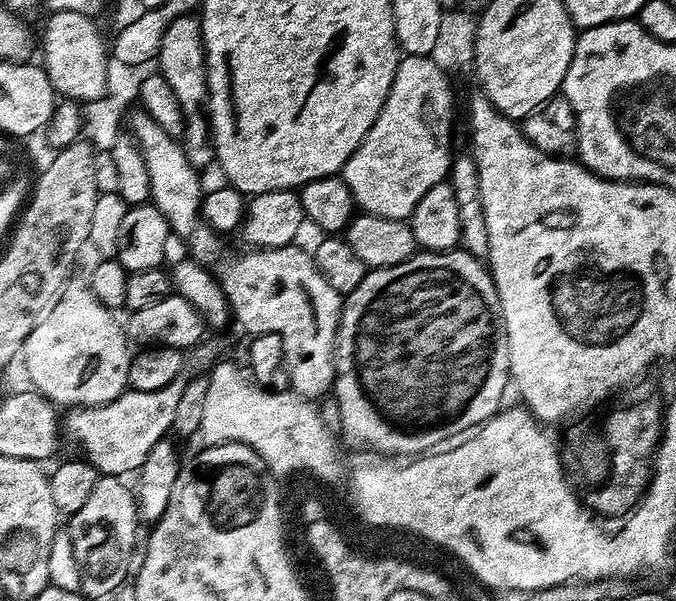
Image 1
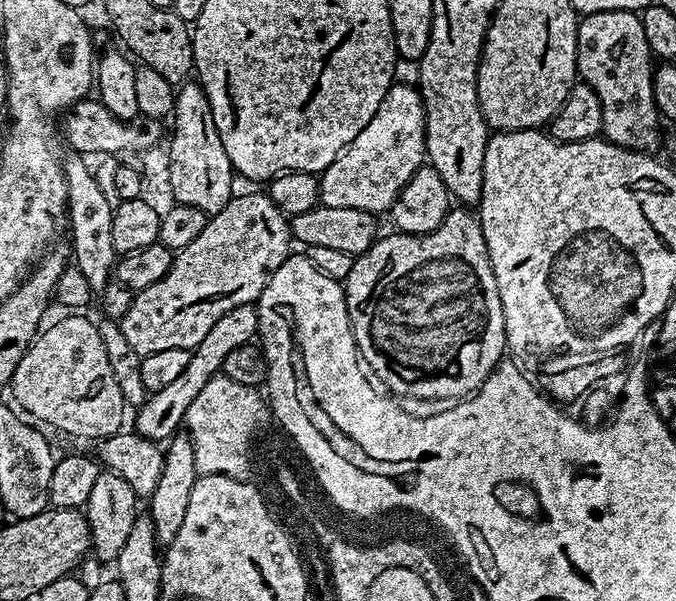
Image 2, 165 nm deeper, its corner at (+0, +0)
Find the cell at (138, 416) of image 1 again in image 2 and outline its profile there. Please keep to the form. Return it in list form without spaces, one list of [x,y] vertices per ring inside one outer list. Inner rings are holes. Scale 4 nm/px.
[[[250,304],[234,306],[234,310],[229,310],[227,314],[222,314],[218,322],[210,329],[210,334],[202,338],[202,342],[197,348],[191,349],[192,357],[190,366],[170,382],[170,386],[162,386],[162,390],[151,393],[140,407],[135,409],[136,424],[135,431],[144,436],[147,440],[157,442],[168,442],[177,434],[178,429],[184,421],[184,415],[188,412],[190,402],[198,396],[198,390],[210,382],[223,369],[226,362],[226,354],[238,350],[238,346],[253,343],[257,339],[260,319],[256,313],[255,307]]]

